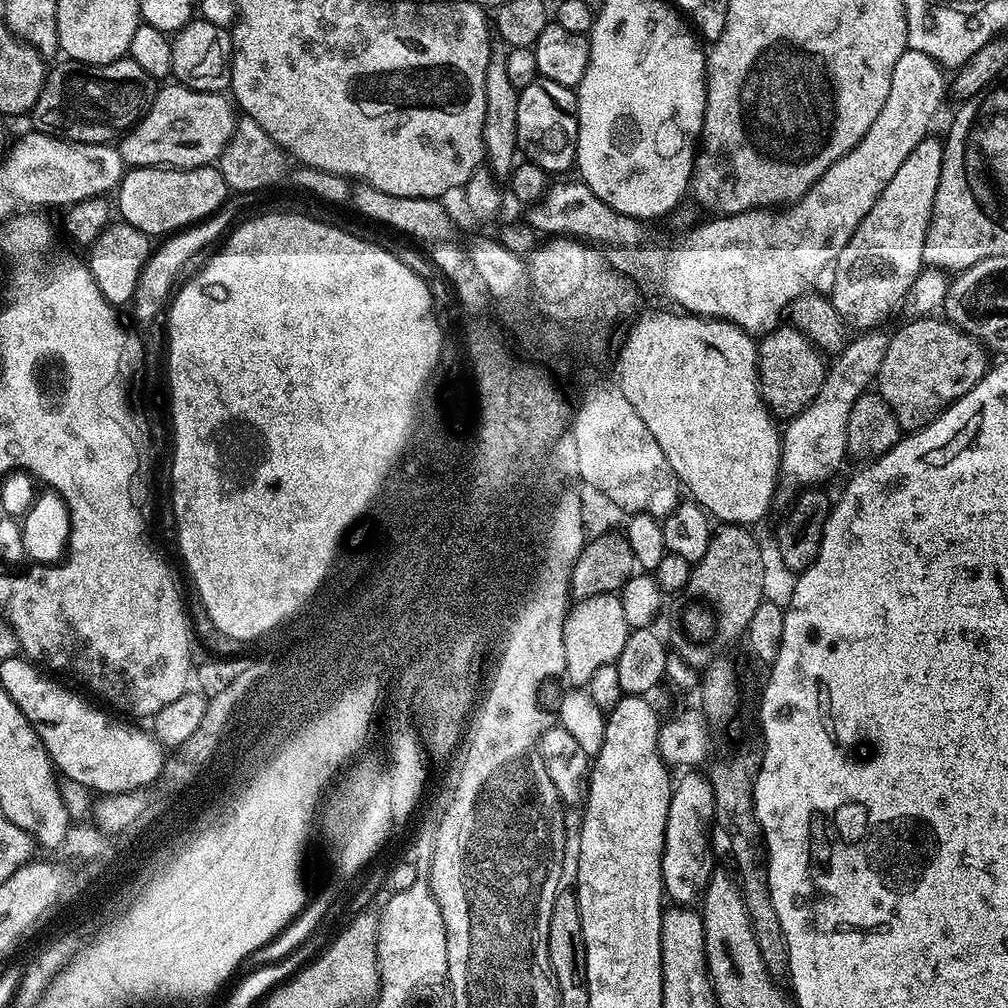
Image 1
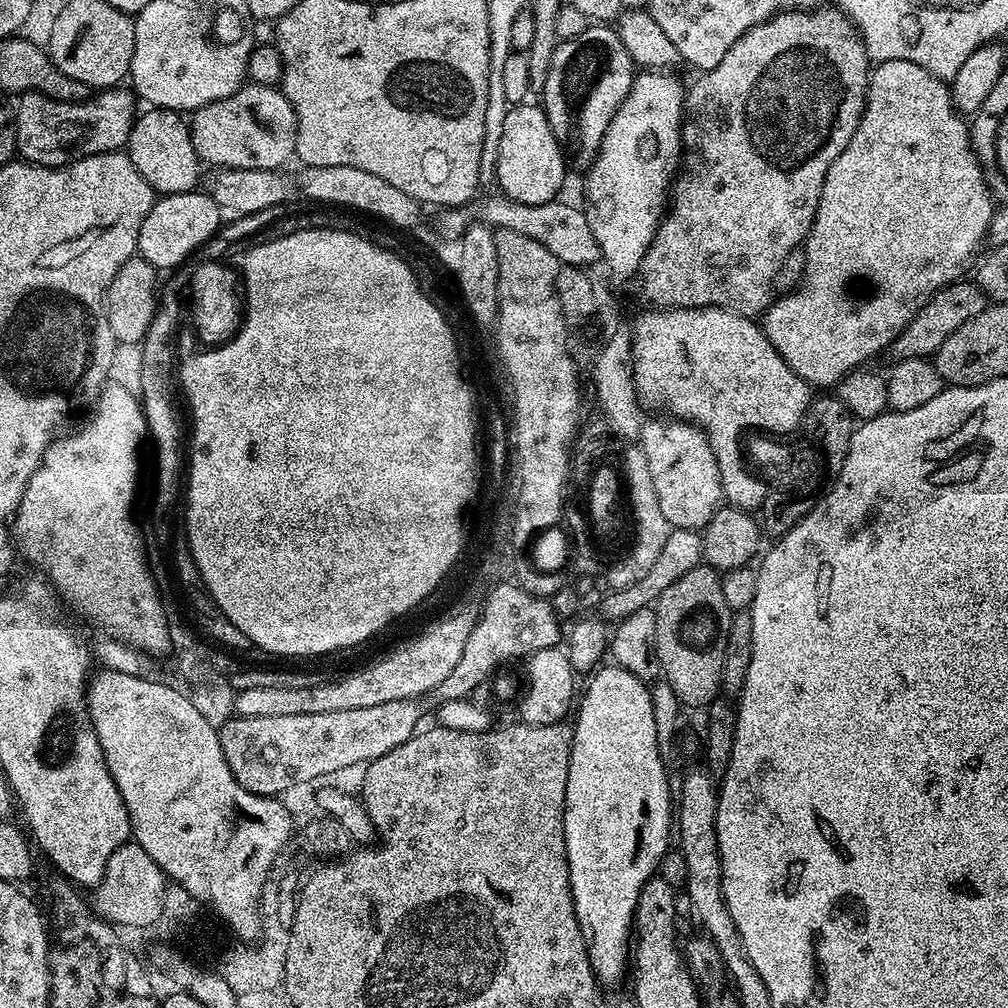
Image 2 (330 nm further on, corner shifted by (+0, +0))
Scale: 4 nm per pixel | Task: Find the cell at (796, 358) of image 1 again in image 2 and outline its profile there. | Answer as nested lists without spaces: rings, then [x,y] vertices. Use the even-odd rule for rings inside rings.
[[[961,278],[953,283],[944,285],[932,295],[932,299],[927,300],[918,310],[918,314],[898,334],[898,338],[892,343],[890,352],[896,360],[909,360],[910,358],[935,357],[937,350],[962,326],[962,322],[968,322],[970,318],[976,318],[982,314],[982,310],[988,307],[990,301],[980,289],[979,283],[968,281],[968,278]]]

